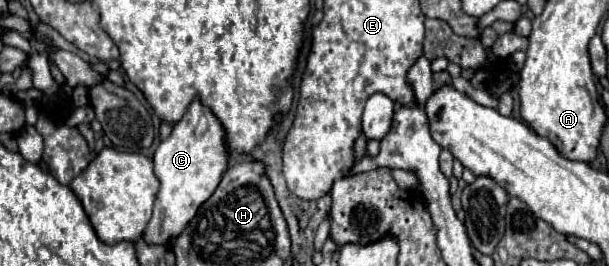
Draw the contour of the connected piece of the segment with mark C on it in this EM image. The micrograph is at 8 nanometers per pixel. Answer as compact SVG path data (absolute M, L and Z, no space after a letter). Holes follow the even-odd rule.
M193 100L185 116L173 126L171 136L159 144L153 164L161 188L153 206L153 216L143 234L147 242L167 244L171 236L181 234L183 226L187 226L187 222L197 214L199 206L215 192L229 164L229 148L225 144L225 136L225 128L217 120L217 116L199 100ZM203 116L207 118L207 128L201 132L199 120Z

